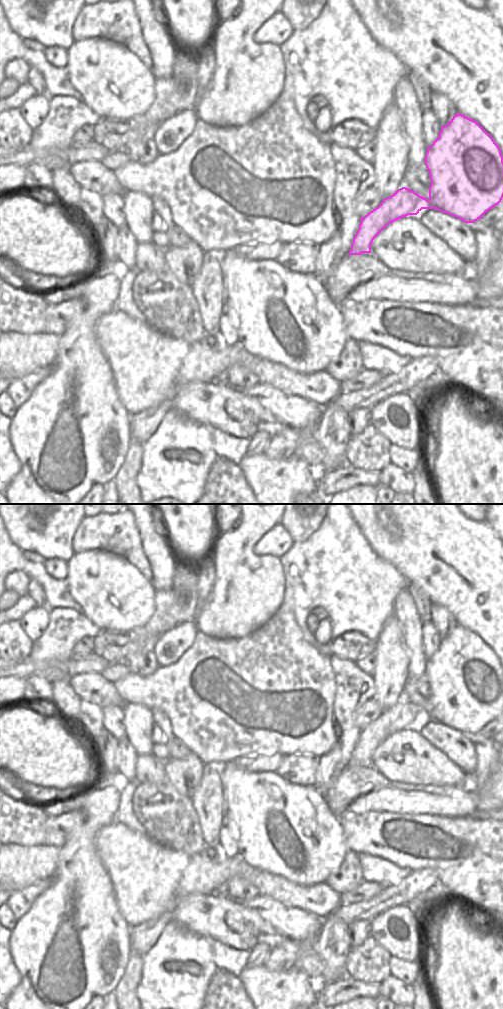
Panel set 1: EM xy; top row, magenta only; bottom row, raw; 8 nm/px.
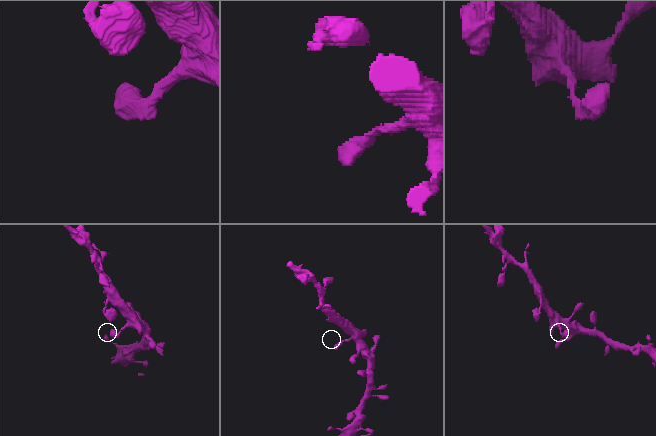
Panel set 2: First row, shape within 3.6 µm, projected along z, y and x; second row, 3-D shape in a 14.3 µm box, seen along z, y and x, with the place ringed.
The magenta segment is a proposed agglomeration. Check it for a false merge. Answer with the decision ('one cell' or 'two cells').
one cell

